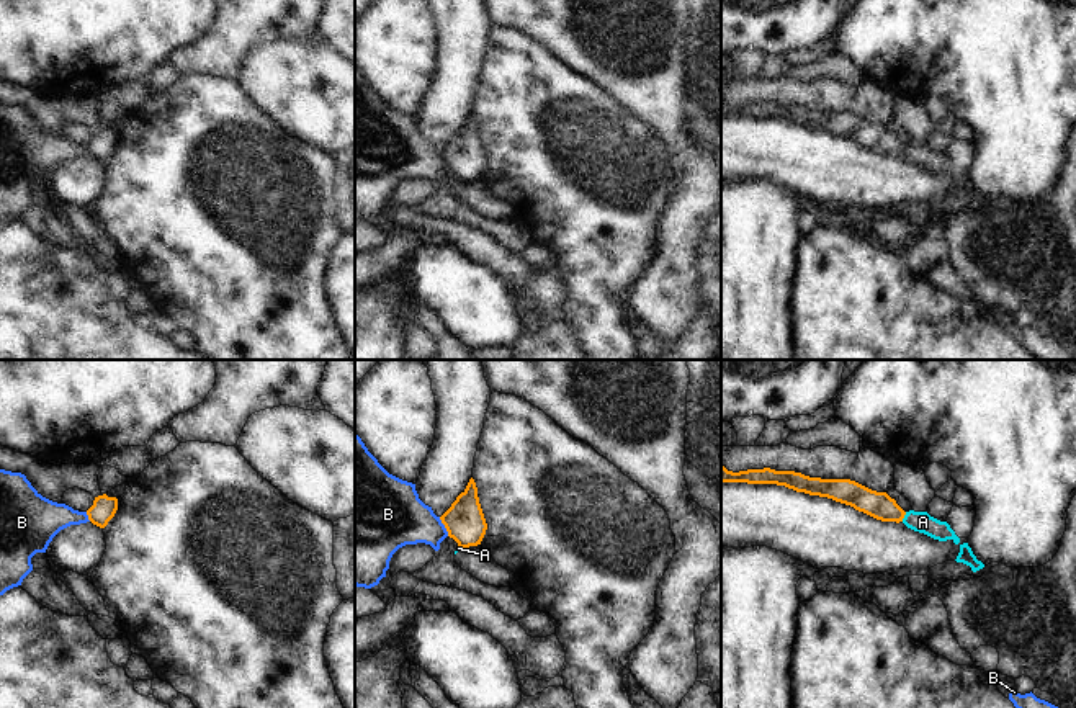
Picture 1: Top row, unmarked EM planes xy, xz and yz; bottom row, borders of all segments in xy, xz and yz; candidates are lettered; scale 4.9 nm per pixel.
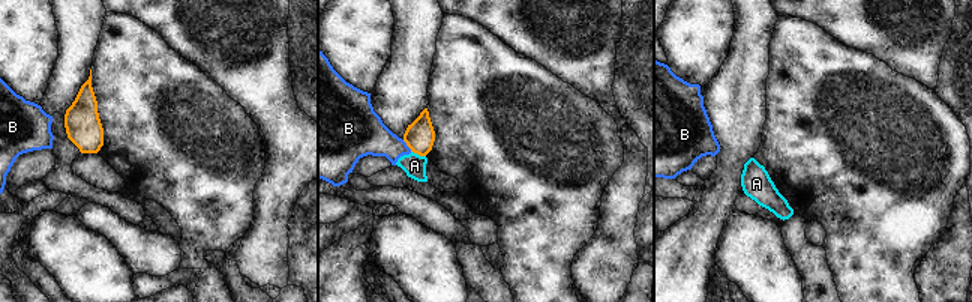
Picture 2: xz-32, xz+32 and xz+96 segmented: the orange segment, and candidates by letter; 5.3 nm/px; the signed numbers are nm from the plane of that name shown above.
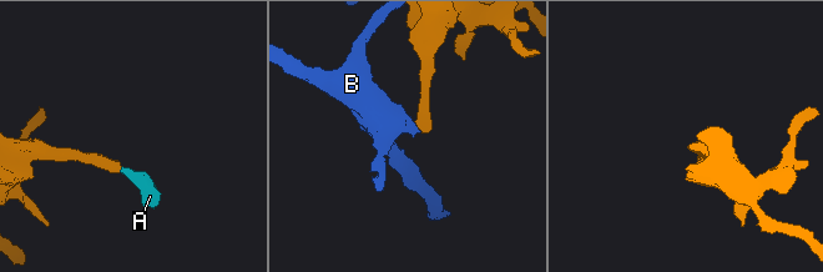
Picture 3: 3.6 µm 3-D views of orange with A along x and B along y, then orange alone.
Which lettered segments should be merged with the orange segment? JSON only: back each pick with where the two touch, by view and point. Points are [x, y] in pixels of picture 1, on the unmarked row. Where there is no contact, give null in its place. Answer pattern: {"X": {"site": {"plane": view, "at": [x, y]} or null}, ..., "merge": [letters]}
{"merge": []}

